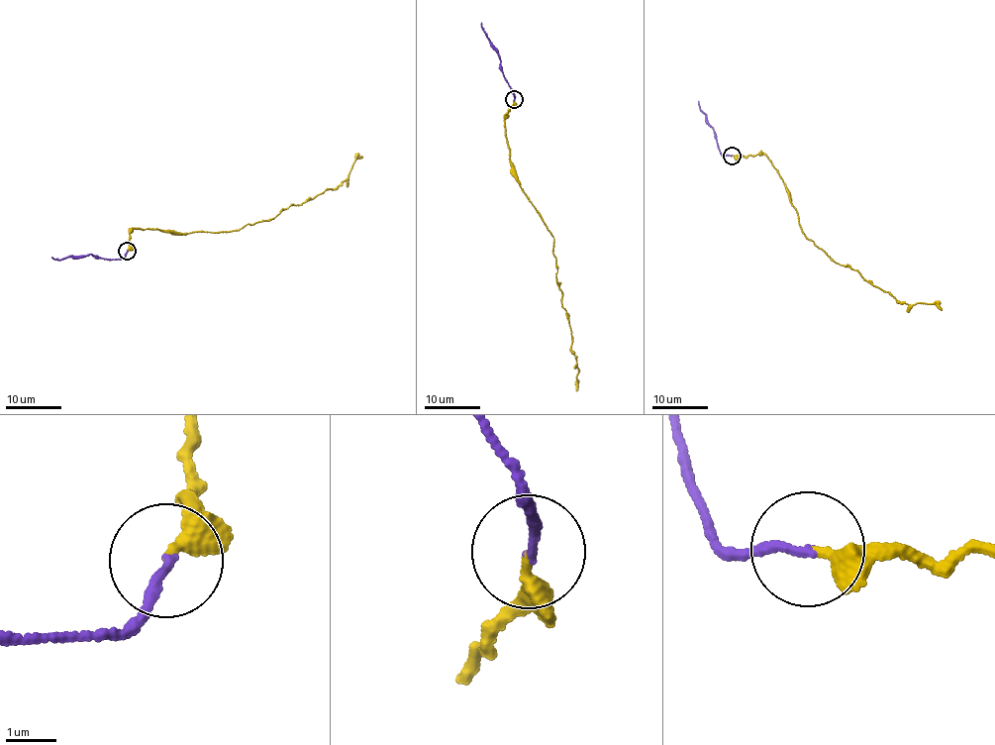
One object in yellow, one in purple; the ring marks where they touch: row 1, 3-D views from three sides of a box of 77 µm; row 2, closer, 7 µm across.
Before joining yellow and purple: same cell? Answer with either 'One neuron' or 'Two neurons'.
Two neurons

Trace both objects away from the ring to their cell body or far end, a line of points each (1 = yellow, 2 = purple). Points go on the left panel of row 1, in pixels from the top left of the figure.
1: (127, 251), (134, 227), (180, 234), (271, 220), (291, 203), (334, 189), (348, 178), (354, 159), (363, 158)
2: (127, 251), (122, 259), (106, 260), (90, 255), (72, 259), (51, 257)

